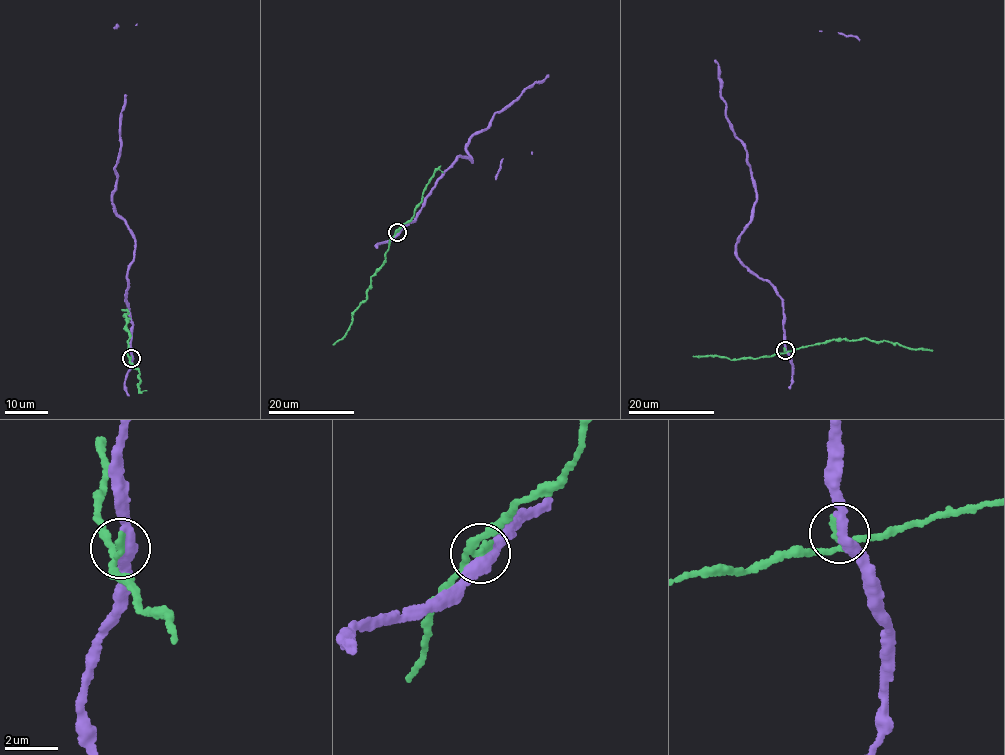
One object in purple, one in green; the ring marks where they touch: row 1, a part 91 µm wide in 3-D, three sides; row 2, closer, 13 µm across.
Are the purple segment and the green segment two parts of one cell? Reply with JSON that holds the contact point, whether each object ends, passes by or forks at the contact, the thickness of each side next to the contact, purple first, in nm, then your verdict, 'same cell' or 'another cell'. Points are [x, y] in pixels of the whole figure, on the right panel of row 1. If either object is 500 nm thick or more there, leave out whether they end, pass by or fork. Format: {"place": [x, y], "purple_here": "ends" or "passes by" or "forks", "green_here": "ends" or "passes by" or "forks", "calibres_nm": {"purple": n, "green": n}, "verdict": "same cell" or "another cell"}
{"place": [785, 350], "purple_here": "passes by", "green_here": "passes by", "calibres_nm": {"purple": 400, "green": 280}, "verdict": "another cell"}

